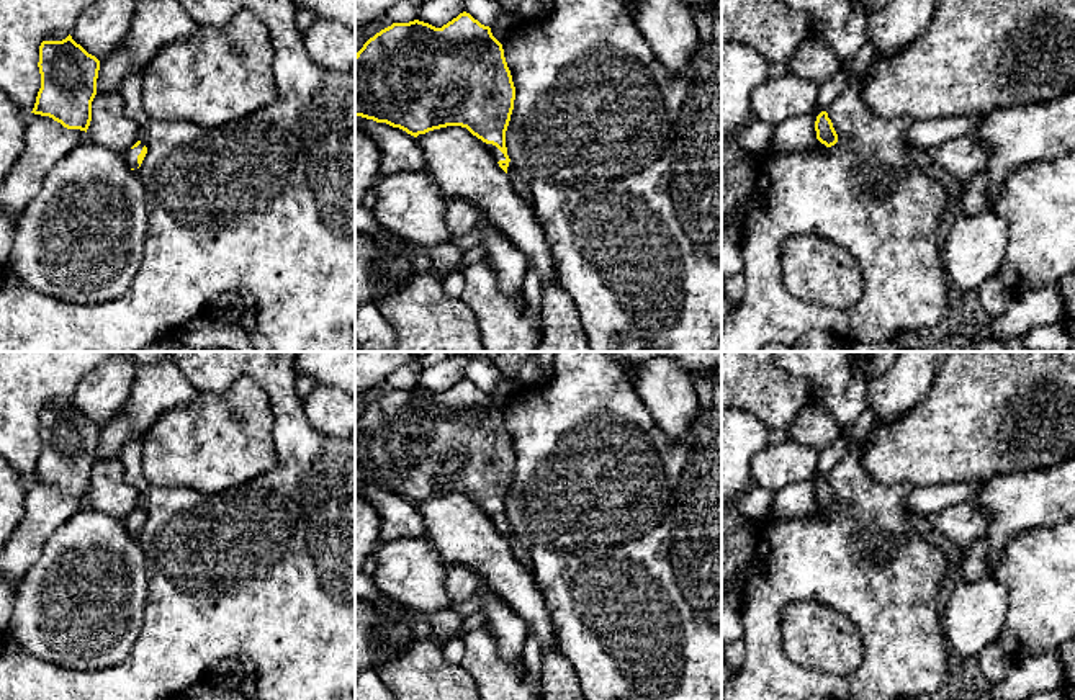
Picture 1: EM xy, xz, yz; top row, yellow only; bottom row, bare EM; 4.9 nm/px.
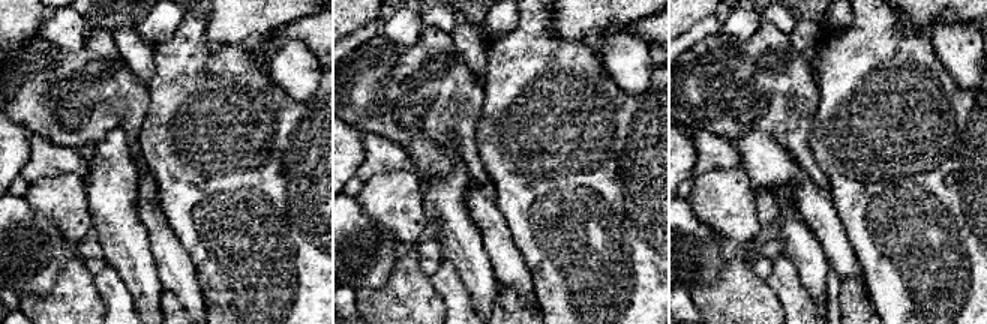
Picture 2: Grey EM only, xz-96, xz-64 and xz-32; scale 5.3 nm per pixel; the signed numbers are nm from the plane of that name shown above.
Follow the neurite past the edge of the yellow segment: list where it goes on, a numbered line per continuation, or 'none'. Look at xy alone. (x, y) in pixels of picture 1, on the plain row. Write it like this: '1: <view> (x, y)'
1: xy (131, 522)

